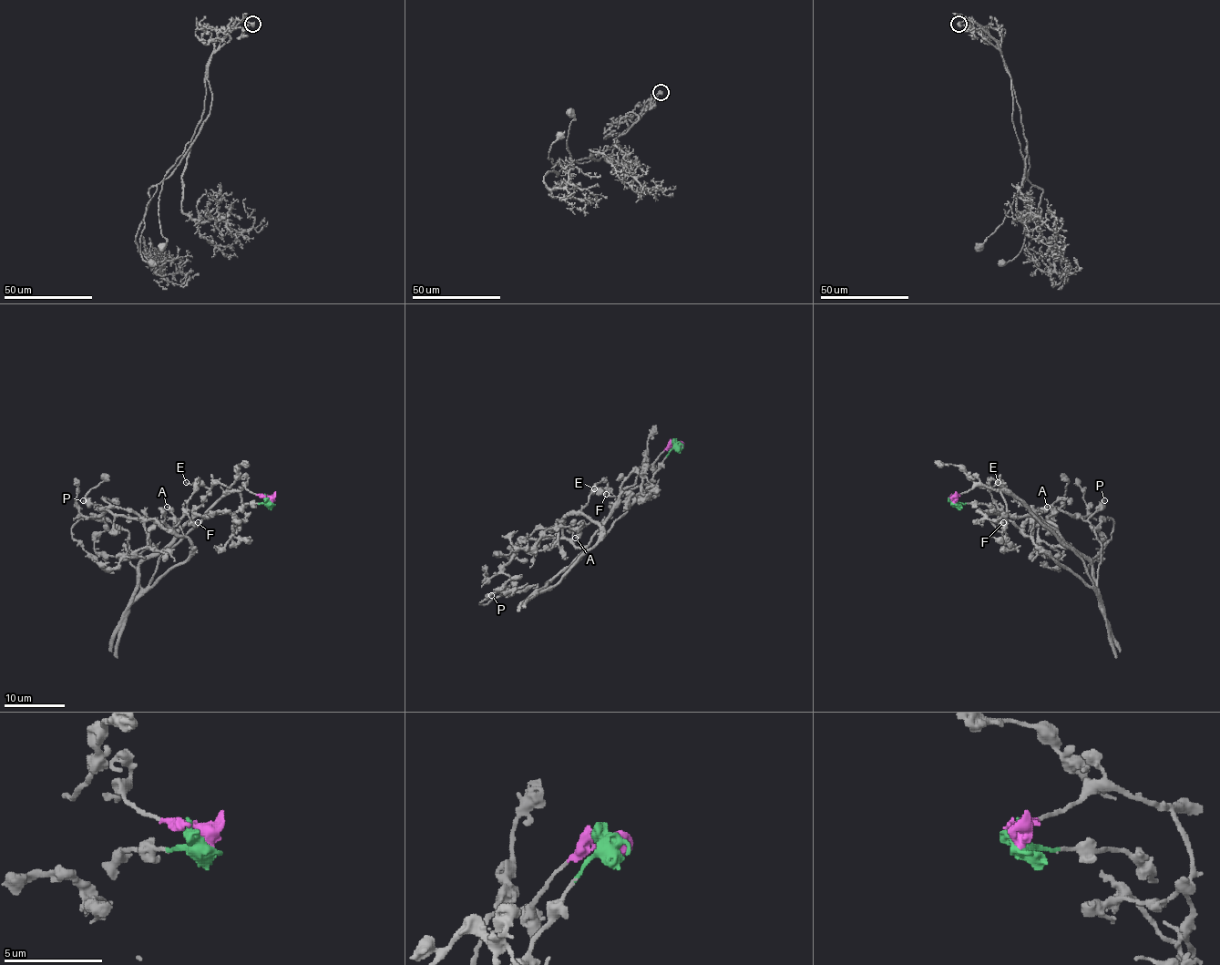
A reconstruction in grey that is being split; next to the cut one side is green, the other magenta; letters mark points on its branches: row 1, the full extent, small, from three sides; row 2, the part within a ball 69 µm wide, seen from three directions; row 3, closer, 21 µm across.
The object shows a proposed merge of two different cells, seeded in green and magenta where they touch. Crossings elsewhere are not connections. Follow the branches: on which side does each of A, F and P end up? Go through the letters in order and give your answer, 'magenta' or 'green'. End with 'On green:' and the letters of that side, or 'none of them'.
A: magenta
F: magenta
P: green
On green: P

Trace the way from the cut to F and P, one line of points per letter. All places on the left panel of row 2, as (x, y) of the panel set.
F: (269, 500), (245, 485), (229, 489), (158, 562), (149, 585), (190, 555), (174, 528), (186, 515), (198, 523)
P: (269, 500), (193, 515), (179, 528), (107, 509), (96, 517), (101, 519), (83, 500)

